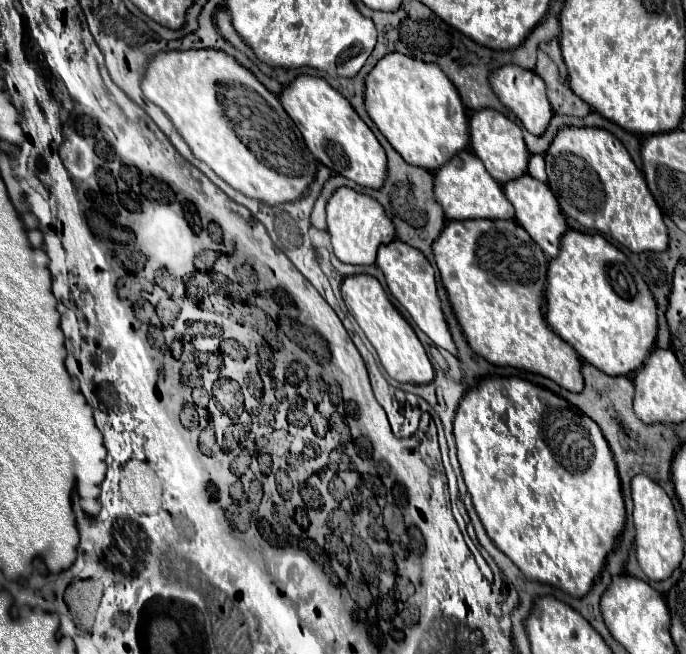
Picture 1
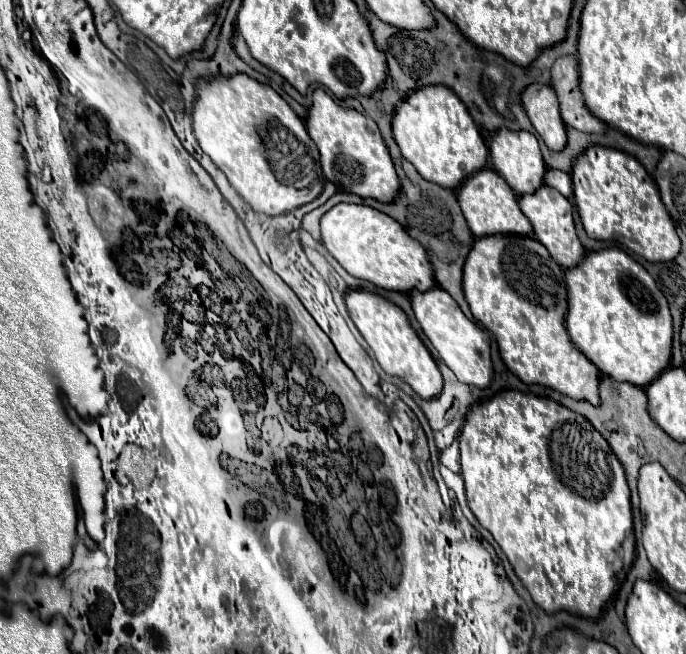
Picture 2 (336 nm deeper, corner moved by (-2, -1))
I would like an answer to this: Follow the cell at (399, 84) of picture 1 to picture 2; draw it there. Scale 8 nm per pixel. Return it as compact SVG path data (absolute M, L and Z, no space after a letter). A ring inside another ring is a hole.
M427 85L415 93L407 93L407 101L395 109L391 129L401 155L415 165L423 179L441 187L457 189L461 181L487 163L487 145L477 125L457 93L445 85Z

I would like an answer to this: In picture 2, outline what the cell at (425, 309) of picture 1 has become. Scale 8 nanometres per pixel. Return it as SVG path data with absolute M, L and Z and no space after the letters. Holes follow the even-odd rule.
M433 287L429 291L411 291L409 293L413 313L423 329L423 333L429 337L433 347L439 351L443 363L457 375L461 383L475 385L475 387L487 387L491 383L491 355L489 355L489 337L473 323L469 321L455 299L439 287Z

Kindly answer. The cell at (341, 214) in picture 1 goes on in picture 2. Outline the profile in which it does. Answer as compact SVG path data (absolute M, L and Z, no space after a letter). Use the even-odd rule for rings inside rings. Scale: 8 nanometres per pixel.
M353 203L335 205L321 217L321 241L347 273L377 287L409 293L411 289L427 291L435 285L435 275L425 249L421 249L401 225L373 207Z

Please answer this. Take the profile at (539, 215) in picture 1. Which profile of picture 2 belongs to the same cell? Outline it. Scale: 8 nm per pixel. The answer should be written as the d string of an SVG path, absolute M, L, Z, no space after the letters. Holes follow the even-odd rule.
M543 185L535 193L531 193L531 195L521 195L519 197L519 207L525 213L525 217L531 221L533 235L547 247L551 257L561 267L565 267L565 269L575 267L583 259L585 249L583 249L581 241L577 239L575 223L573 223L573 215L571 215L571 203L569 203L567 197L563 197L557 189Z

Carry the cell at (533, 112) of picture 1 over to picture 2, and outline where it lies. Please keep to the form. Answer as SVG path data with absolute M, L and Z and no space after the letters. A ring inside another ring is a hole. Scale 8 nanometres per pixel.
M531 83L521 93L521 105L545 145L553 151L561 151L567 143L567 135L553 87Z

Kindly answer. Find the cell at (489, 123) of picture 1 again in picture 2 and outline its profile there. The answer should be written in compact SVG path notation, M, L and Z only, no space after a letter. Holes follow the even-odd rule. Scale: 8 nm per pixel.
M503 127L493 133L493 139L489 143L489 155L495 165L495 171L507 181L507 185L515 193L519 193L519 195L533 193L537 187L543 185L543 175L547 169L545 169L545 161L541 157L535 135L531 135L527 131L511 131L511 129Z

